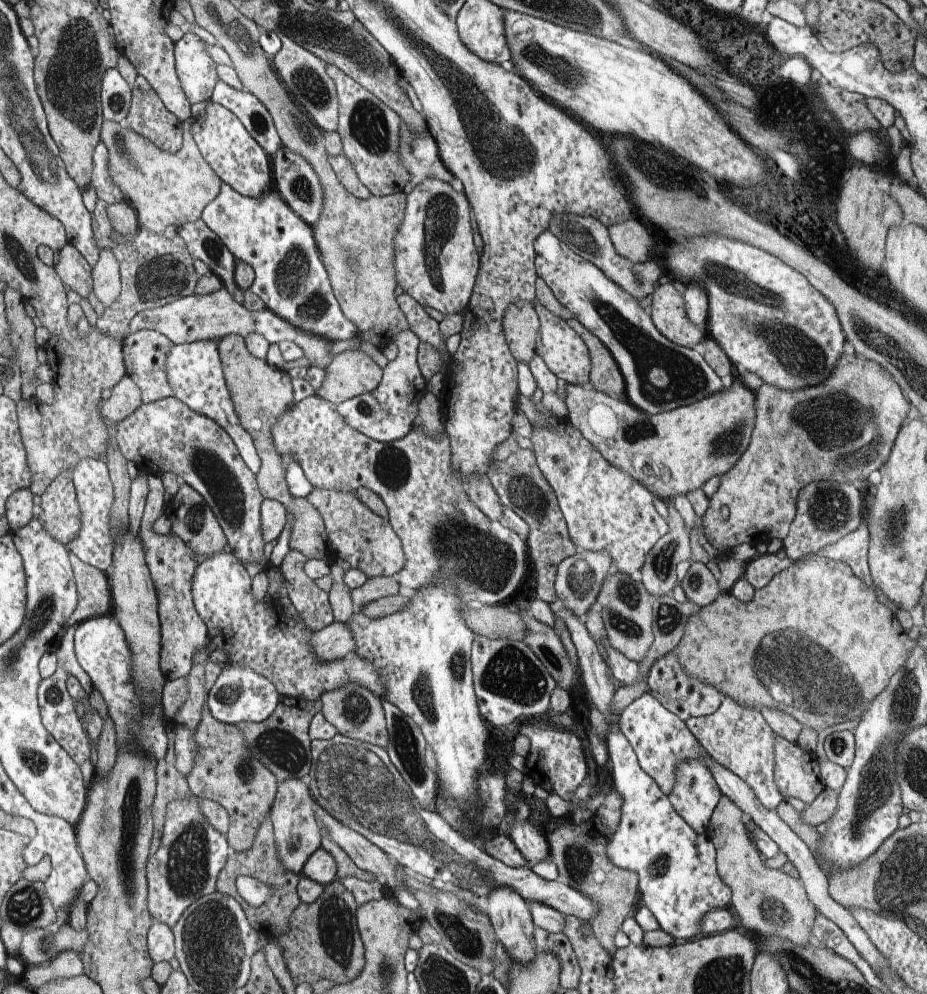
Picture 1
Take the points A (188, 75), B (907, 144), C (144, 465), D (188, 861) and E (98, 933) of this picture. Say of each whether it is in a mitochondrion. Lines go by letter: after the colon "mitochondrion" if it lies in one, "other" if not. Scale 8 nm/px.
A: other
B: other
C: other
D: mitochondrion
E: other

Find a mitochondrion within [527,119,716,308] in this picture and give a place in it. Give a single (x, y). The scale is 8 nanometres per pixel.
(659, 170)

